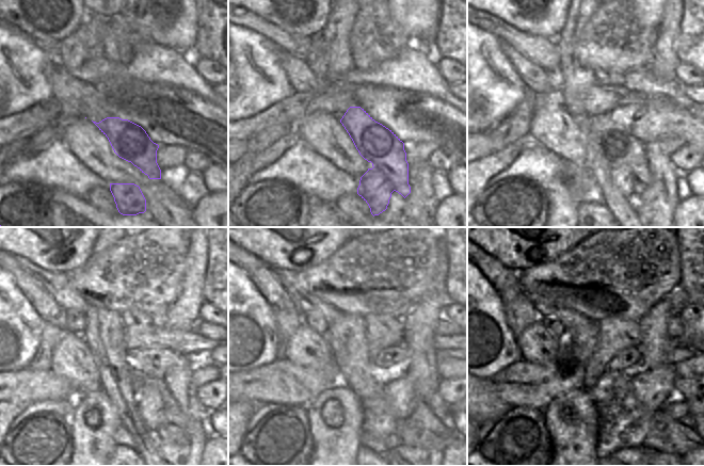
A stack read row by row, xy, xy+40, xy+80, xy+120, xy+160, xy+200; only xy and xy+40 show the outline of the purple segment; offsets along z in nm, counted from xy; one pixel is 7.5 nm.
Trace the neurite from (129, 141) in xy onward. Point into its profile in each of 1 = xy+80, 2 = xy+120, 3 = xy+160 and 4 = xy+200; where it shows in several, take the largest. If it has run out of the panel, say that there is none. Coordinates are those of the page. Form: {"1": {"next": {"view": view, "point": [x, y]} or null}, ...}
{"1": {"next": {"view": "xy+80", "point": [627, 156]}}, "2": {"next": {"view": "xy+120", "point": [155, 405]}}, "3": {"next": {"view": "xy+160", "point": [403, 399]}}, "4": {"next": {"view": "xy+200", "point": [654, 387]}}}

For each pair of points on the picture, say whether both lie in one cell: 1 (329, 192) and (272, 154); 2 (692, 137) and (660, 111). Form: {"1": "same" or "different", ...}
{"1": "different", "2": "same"}

